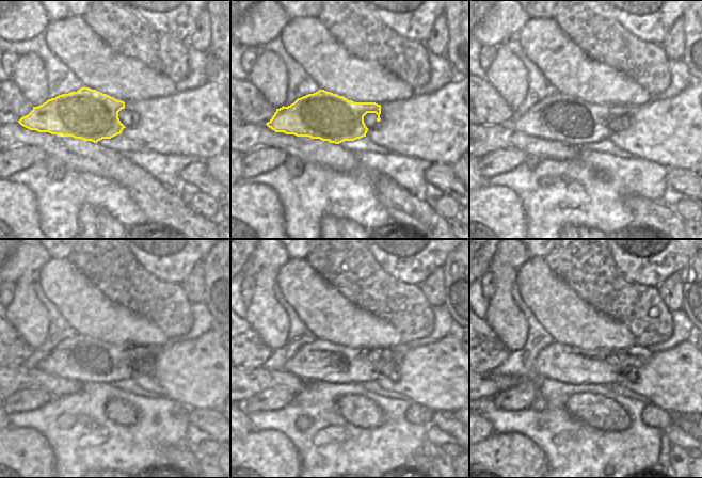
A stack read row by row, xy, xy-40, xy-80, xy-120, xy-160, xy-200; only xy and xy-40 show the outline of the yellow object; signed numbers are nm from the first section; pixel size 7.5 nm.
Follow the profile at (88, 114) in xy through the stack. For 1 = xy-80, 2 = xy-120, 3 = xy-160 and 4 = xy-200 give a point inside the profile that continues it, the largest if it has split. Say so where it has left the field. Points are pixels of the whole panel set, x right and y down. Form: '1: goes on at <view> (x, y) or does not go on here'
1: goes on at xy-80 (560, 117)
2: goes on at xy-120 (83, 359)
3: goes on at xy-160 (320, 361)
4: goes on at xy-200 (567, 364)

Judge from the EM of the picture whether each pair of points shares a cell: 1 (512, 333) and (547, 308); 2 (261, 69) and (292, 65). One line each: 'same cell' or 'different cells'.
1: different cells
2: different cells

